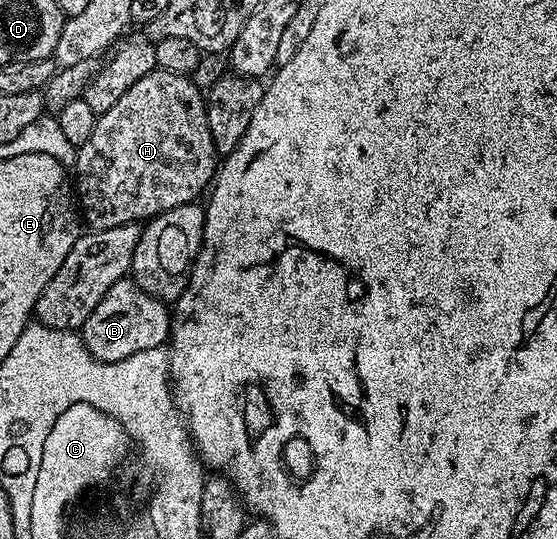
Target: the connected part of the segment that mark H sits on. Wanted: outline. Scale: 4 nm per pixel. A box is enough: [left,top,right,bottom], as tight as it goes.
[75,68,219,230]

